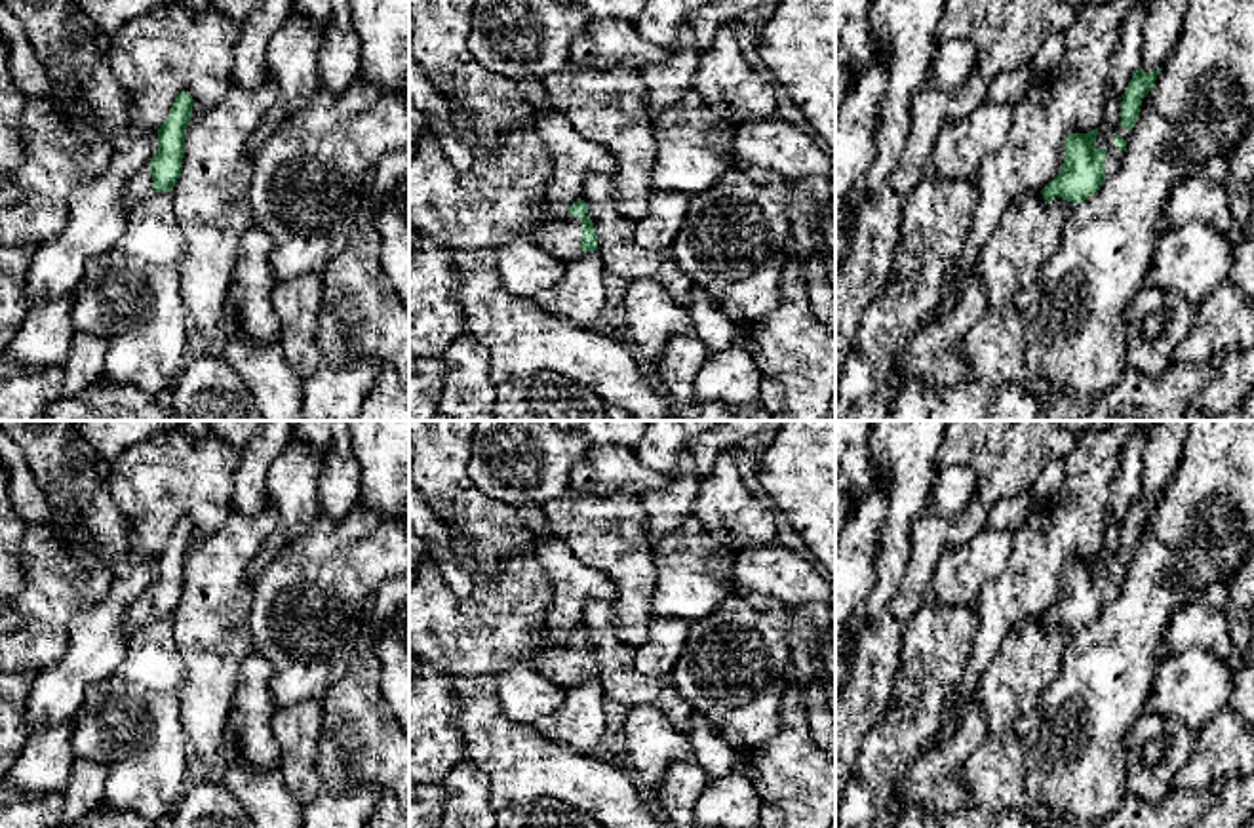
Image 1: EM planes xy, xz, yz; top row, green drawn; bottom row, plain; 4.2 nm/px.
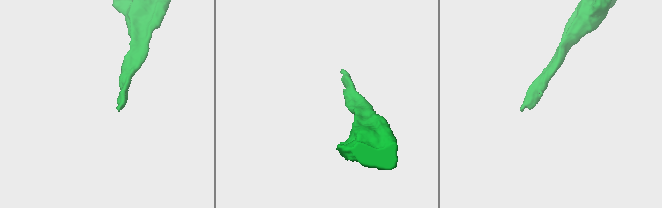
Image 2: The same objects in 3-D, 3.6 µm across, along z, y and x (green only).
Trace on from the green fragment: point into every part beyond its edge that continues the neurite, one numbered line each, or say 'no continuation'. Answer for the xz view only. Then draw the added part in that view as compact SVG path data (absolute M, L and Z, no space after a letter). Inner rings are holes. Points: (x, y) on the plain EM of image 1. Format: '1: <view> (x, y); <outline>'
1: xz (558, 661); M546 630L537 638L535 668L559 687L580 680L582 647L571 640L556 640Z

